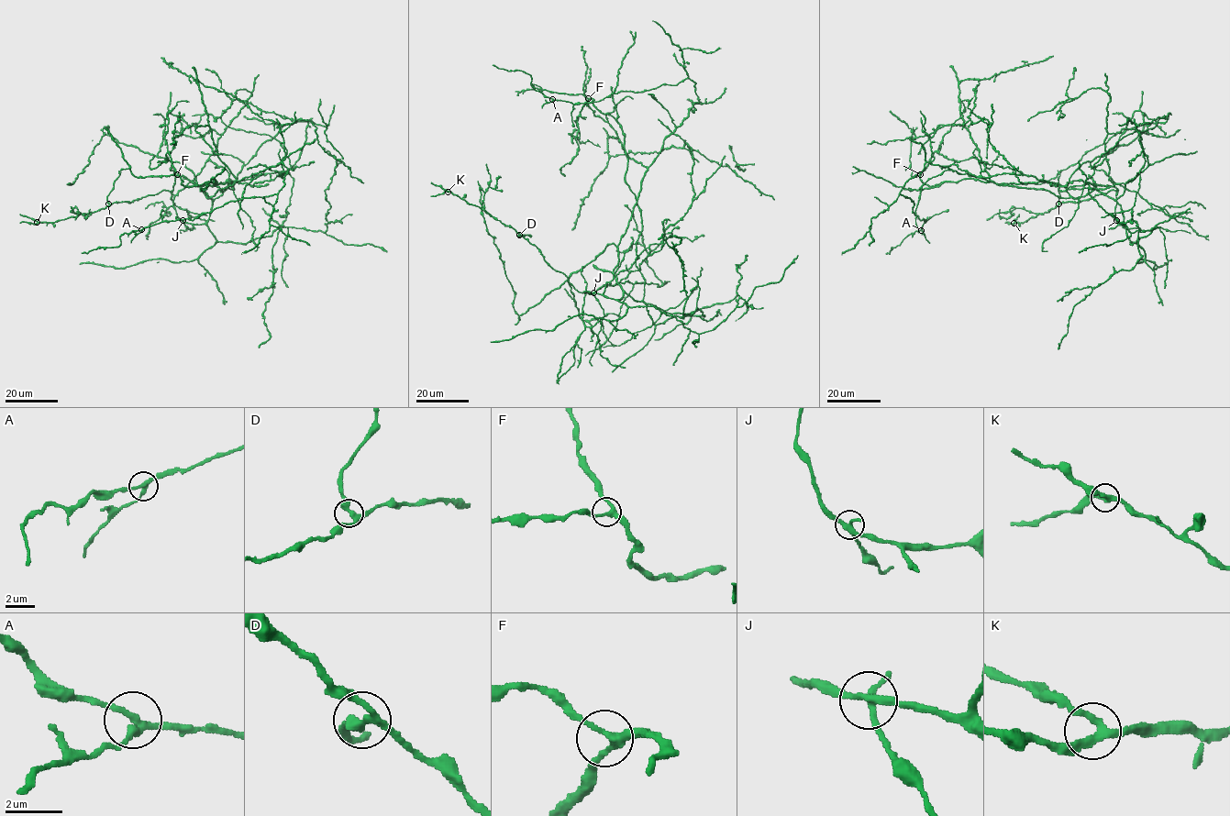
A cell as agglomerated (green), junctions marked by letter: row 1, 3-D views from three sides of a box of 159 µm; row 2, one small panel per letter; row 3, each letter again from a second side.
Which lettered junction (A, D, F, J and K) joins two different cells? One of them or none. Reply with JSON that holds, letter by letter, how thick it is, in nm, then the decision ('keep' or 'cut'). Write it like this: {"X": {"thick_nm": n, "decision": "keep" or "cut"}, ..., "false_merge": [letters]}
{"A": {"thick_nm": 240, "decision": "keep"}, "D": {"thick_nm": 280, "decision": "keep"}, "F": {"thick_nm": 280, "decision": "keep"}, "J": {"thick_nm": 240, "decision": "cut"}, "K": {"thick_nm": 240, "decision": "keep"}, "false_merge": ["J"]}

